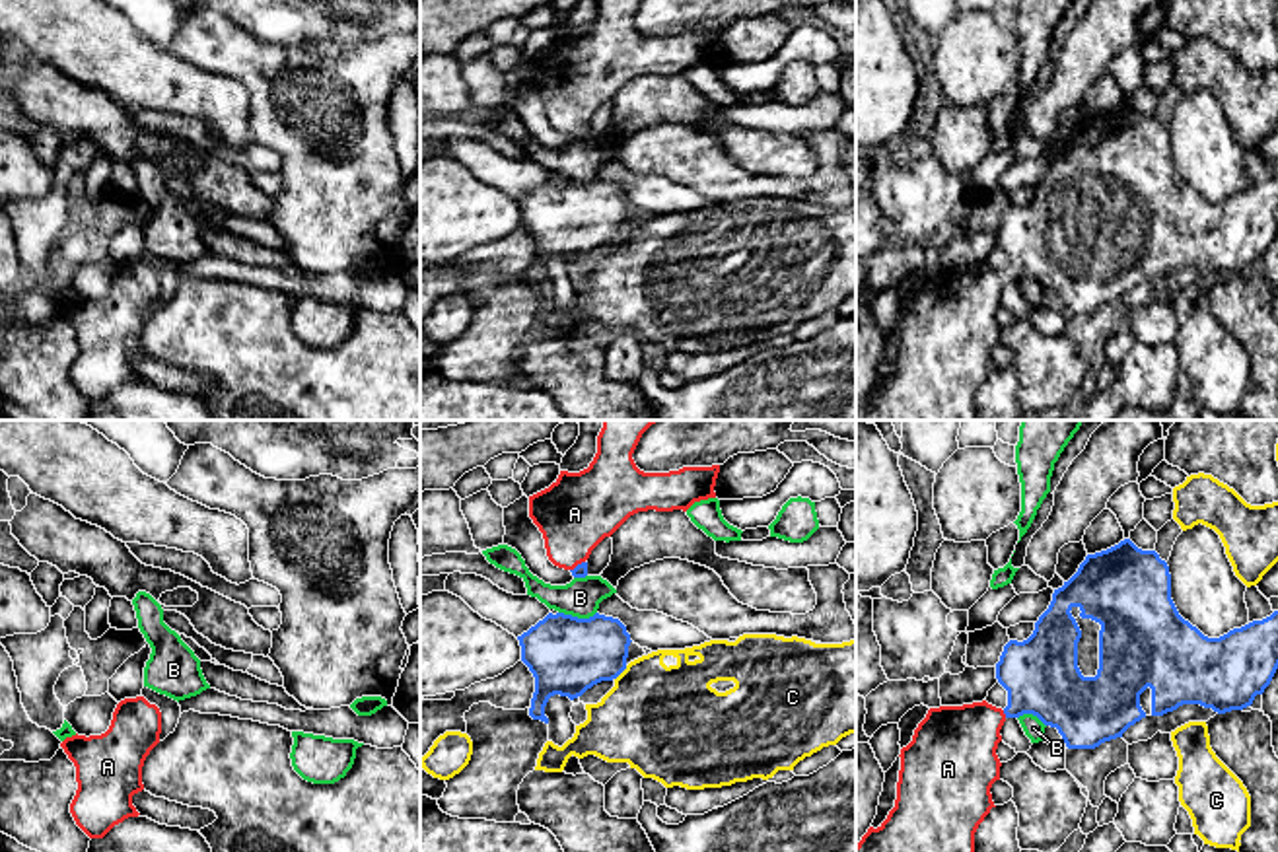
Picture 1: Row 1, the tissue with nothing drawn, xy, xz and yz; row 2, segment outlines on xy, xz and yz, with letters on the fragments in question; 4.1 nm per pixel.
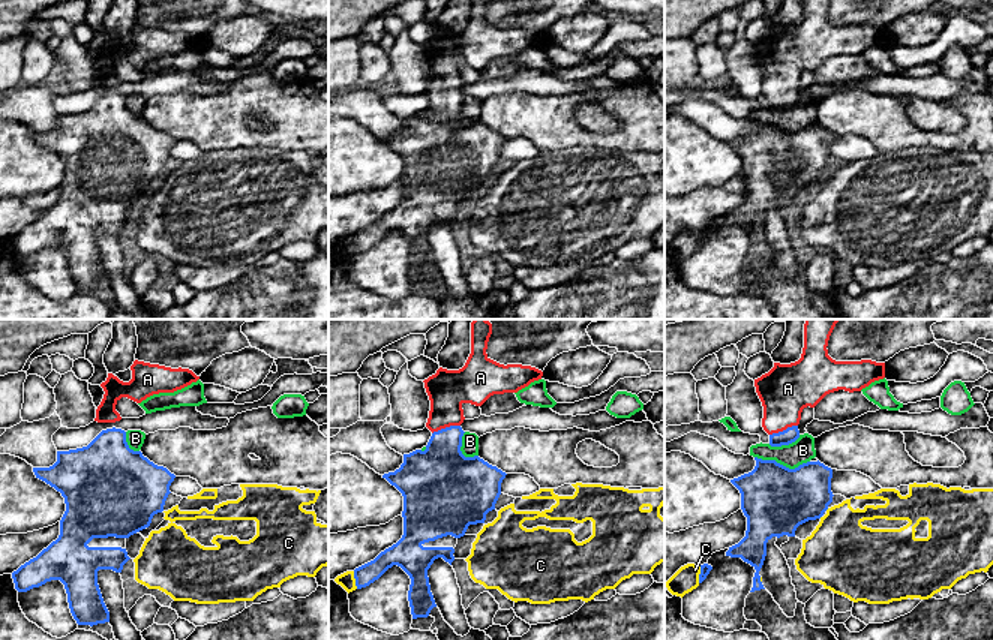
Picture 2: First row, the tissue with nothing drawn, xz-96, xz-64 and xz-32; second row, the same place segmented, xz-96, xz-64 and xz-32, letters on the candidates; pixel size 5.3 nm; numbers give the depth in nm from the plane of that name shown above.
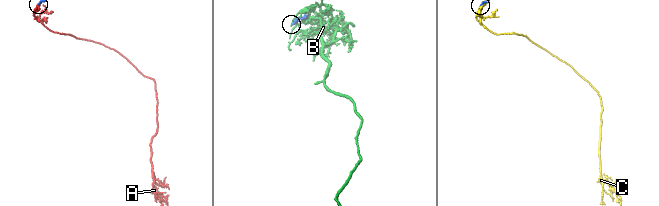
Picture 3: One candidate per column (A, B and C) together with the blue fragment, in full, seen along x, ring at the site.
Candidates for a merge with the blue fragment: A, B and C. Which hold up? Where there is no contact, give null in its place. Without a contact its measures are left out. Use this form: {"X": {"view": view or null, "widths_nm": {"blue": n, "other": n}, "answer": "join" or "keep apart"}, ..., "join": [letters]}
{"A": {"view": "yz", "widths_nm": {"blue": 320, "other": 340}, "answer": "join"}, "B": {"view": "xz", "widths_nm": {"blue": 320, "other": 160}, "answer": "keep apart"}, "C": {"view": "xz", "widths_nm": {"blue": 320, "other": 440}, "answer": "keep apart"}, "join": ["A"]}

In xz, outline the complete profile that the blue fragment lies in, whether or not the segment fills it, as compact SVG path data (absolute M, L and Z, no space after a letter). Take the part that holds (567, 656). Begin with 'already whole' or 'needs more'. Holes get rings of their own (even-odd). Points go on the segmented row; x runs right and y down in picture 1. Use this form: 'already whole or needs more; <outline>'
already whole; M549 613L517 640L521 661L535 677L529 716L545 724L550 696L574 700L593 685L617 679L626 669L632 642L619 619L599 613L589 619Z

